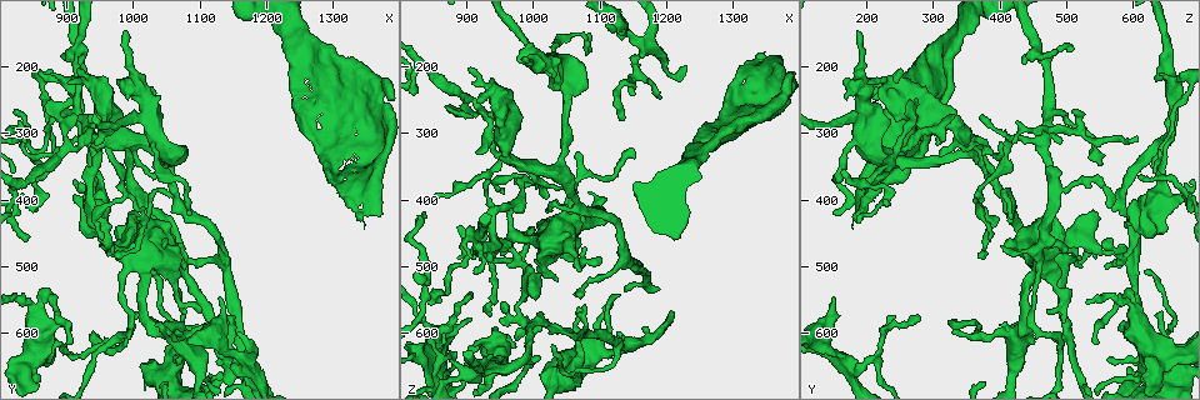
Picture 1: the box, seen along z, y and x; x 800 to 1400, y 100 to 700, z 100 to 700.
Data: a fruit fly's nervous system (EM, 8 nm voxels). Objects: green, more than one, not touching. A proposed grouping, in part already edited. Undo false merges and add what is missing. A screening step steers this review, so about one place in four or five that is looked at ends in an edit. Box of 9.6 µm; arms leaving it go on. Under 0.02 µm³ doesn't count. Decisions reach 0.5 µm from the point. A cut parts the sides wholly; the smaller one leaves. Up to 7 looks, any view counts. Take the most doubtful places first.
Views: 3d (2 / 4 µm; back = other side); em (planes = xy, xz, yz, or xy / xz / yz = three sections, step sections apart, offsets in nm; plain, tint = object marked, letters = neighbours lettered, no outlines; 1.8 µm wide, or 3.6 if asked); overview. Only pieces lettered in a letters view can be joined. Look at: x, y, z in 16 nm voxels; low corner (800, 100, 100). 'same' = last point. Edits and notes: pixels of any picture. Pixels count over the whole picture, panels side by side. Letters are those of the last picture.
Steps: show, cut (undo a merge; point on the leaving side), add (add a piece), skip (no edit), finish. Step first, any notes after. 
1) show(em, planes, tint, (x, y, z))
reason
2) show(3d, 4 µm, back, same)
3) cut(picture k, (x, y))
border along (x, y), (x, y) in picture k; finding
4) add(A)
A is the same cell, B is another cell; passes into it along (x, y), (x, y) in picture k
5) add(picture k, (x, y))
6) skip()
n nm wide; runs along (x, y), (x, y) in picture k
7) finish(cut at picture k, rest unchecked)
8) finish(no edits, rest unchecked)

show(em, planes, plain, (950, 305, 655))
branch point

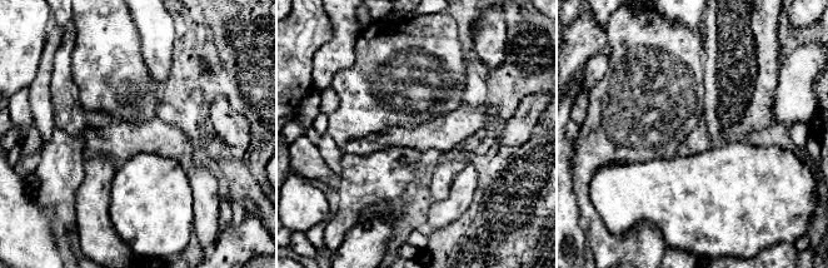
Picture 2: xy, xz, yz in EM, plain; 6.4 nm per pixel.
show(em, planes, letters, same)

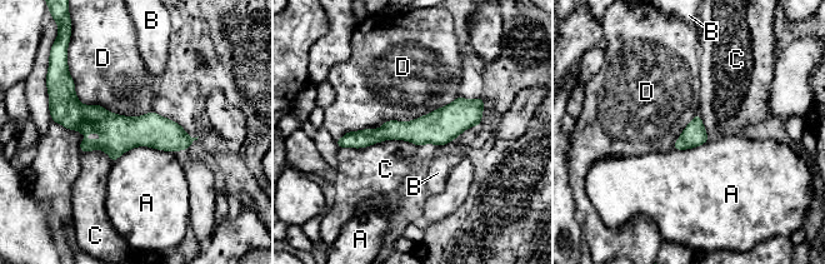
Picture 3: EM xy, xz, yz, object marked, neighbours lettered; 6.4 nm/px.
skip()
150 nm wide; D touches over 600 nm; A, B, C and D are other cells; continuous, no second neuron

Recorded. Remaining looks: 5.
show(em, planes, letters, (1165, 640, 175))
four or more arms meet

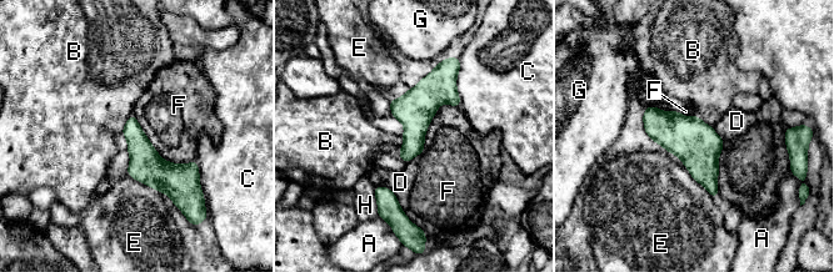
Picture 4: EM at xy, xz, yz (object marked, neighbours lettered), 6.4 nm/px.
skip()
180 nm wide; F touches over 320 nm; A, B, C, D, E, F, G and H are other cells; all the same neuron

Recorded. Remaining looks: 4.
show(3d, 2 µm, back, (1150, 580, 325))
tapers out

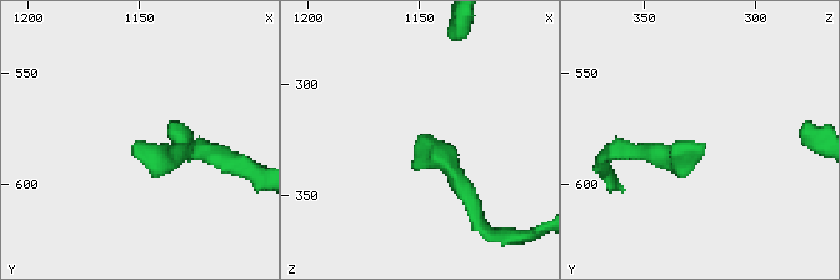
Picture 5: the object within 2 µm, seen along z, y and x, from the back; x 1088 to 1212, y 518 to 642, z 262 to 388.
show(em, xz, step 16, letters, (1153, 581, 326))
need the tissue

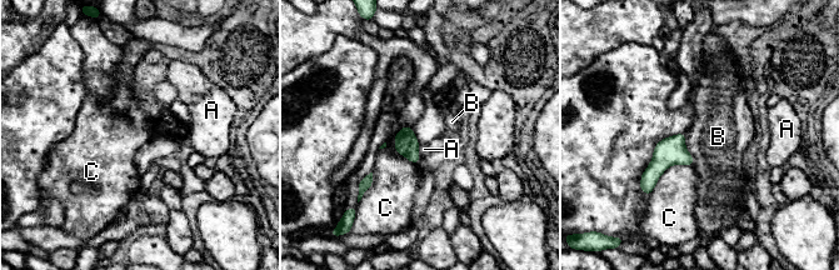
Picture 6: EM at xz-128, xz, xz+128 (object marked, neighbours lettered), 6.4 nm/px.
skip()
A, B and C are other cells; border along (419, 143), (419, 161), (416, 164) in picture 6; no lettered piece goes on from it

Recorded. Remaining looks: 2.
finish(no edits, rest unchecked)

